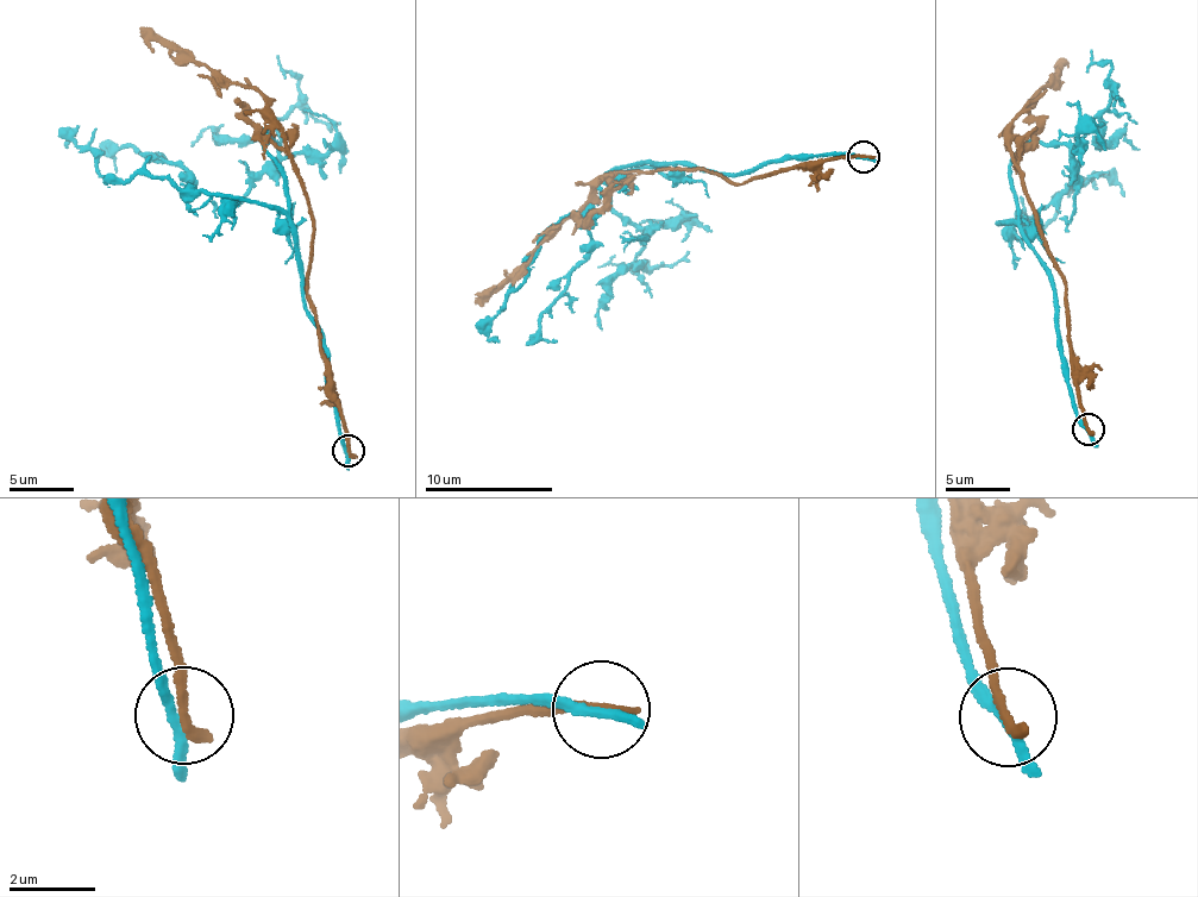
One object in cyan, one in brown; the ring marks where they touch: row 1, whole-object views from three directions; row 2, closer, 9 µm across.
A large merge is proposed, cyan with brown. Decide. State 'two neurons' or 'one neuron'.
two neurons

